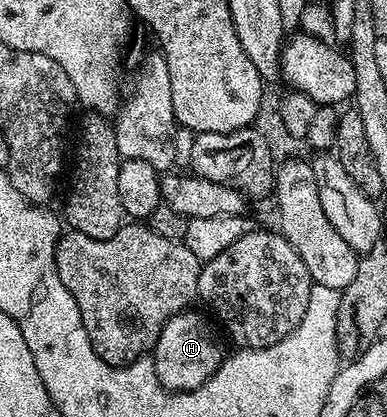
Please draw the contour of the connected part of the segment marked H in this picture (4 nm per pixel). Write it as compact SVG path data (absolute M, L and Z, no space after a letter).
M185 311L174 315L162 327L162 335L158 335L156 348L150 356L154 363L154 371L158 375L158 383L164 389L171 389L174 393L185 393L191 389L202 387L214 371L224 362L226 350L220 346L214 330L208 326L208 321L200 313Z

